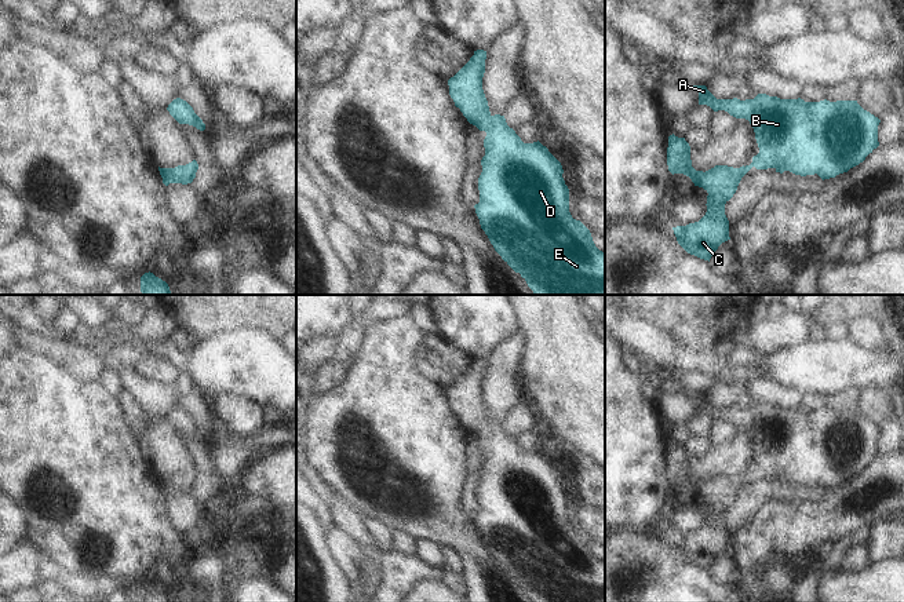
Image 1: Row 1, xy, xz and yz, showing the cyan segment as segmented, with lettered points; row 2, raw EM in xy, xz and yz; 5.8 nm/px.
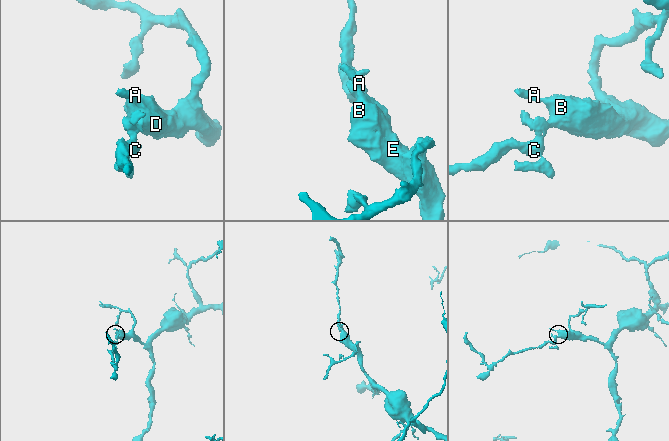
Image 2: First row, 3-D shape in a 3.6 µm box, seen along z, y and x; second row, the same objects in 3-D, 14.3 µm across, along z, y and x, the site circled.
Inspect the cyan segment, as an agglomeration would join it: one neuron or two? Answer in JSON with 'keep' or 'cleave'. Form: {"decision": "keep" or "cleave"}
{"decision": "keep"}

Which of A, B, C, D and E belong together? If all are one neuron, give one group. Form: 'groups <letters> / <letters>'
groups A B C D E

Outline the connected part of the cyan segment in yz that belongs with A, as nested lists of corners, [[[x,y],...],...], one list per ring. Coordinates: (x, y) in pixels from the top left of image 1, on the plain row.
[[[706,394],[688,395],[699,401],[699,413],[748,428],[759,456],[750,474],[715,474],[703,481],[692,475],[690,455],[685,446],[668,445],[668,479],[689,485],[695,495],[708,501],[706,523],[699,530],[672,539],[688,562],[708,570],[718,555],[730,548],[725,512],[752,475],[801,485],[817,482],[824,489],[848,481],[879,455],[881,428],[857,409],[805,411],[766,402],[746,409],[717,408]]]

